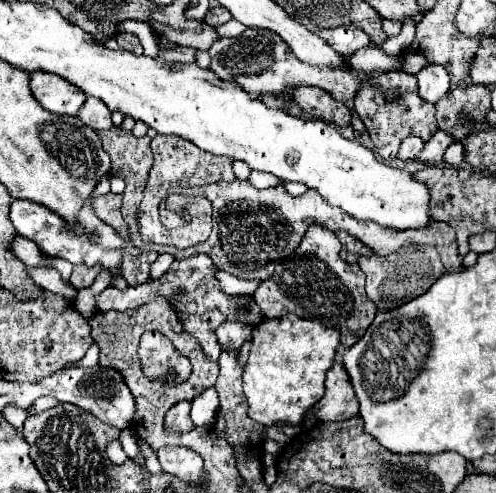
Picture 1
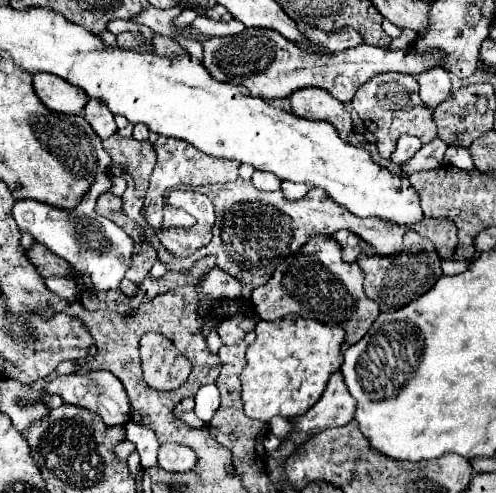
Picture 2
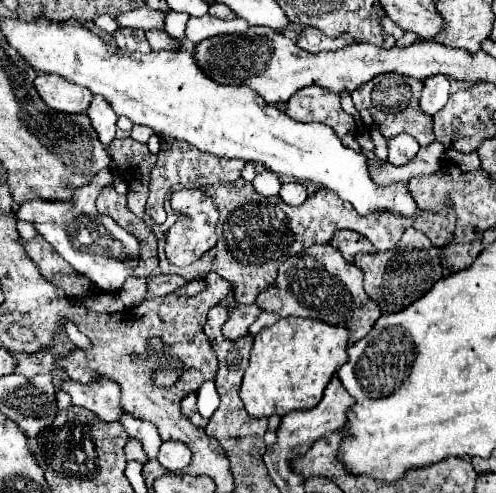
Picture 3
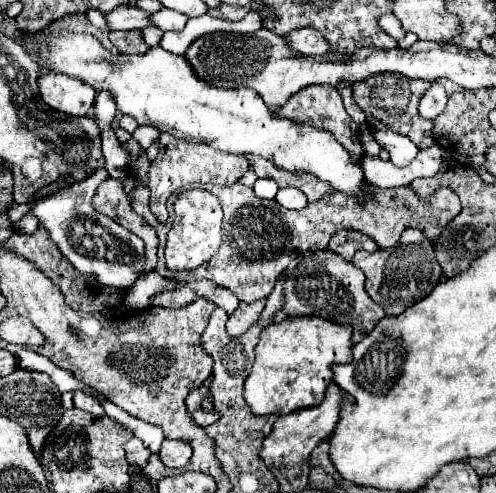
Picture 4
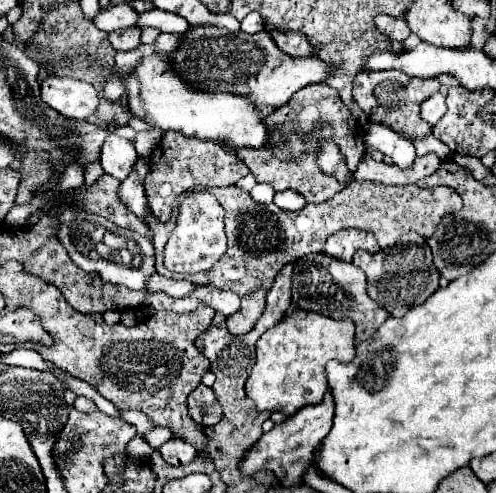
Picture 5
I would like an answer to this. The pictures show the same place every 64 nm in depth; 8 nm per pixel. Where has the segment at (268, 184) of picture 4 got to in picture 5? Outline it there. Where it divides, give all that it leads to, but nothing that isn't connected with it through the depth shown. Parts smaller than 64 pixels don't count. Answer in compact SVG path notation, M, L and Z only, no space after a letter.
M256 184L256 186L252 188L250 196L252 196L258 204L268 204L268 202L272 202L272 198L274 198L274 188L272 188L270 184Z

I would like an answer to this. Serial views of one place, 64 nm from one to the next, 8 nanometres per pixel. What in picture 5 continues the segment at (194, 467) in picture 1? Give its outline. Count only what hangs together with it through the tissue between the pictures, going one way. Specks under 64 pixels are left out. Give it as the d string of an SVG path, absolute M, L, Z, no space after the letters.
M172 438L166 444L160 446L160 452L164 456L164 460L172 466L184 466L190 464L196 458L196 450L192 444L188 444L182 438Z

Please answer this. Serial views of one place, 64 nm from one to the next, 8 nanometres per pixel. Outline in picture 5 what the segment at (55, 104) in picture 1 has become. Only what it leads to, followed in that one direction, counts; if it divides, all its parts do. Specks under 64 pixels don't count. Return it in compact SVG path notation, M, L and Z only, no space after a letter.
M48 76L40 84L40 98L66 118L86 120L98 108L98 92L92 84L68 76Z

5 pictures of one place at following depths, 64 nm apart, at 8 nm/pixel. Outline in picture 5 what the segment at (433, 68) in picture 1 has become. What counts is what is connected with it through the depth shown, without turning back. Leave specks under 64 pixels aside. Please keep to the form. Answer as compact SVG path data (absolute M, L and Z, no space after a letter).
M436 92L432 98L424 100L422 104L422 120L426 120L430 126L436 126L436 122L444 116L446 112L446 98L442 92Z

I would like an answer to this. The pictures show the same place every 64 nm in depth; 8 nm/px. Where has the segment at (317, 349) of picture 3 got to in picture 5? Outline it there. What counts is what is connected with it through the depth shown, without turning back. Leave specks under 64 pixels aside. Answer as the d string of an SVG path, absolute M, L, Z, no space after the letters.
M294 310L274 328L266 330L256 344L256 364L246 380L246 394L256 402L258 410L296 414L300 408L318 404L328 390L326 362L352 362L356 356L354 324L350 320L334 320L308 310Z

